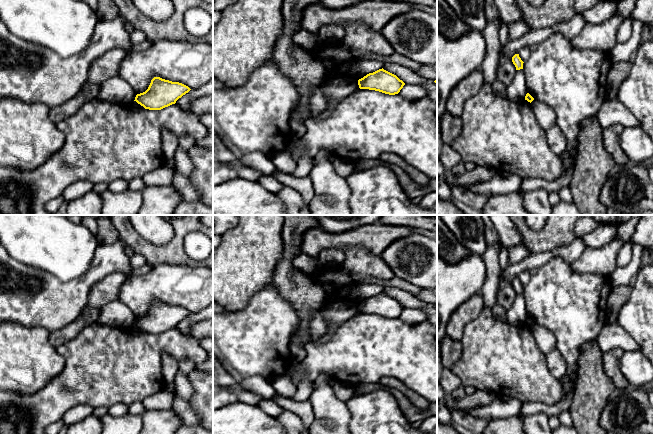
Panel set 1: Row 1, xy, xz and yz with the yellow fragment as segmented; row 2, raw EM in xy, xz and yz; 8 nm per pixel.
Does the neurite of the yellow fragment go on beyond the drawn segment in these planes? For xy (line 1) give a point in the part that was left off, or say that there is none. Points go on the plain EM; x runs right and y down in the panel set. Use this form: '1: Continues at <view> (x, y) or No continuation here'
1: No continuation here

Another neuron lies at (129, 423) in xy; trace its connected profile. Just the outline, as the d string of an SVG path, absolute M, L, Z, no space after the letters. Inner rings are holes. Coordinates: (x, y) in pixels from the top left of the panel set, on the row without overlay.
M109 414L101 418L102 434L139 434L142 426L142 415L125 414L111 416Z

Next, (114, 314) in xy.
M120 300L106 304L99 311L98 322L110 327L129 329L136 321L133 312Z

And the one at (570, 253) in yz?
M576 237L570 244L554 249L550 252L531 254L522 261L509 265L502 271L504 280L512 283L515 278L518 278L520 273L533 268L539 269L545 263L549 262L554 257L560 257L565 262L572 264L583 254L587 247L581 240L581 237Z

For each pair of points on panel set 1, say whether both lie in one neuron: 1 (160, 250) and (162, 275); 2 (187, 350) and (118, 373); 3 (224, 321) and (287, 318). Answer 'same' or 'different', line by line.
1: different
2: same
3: same

